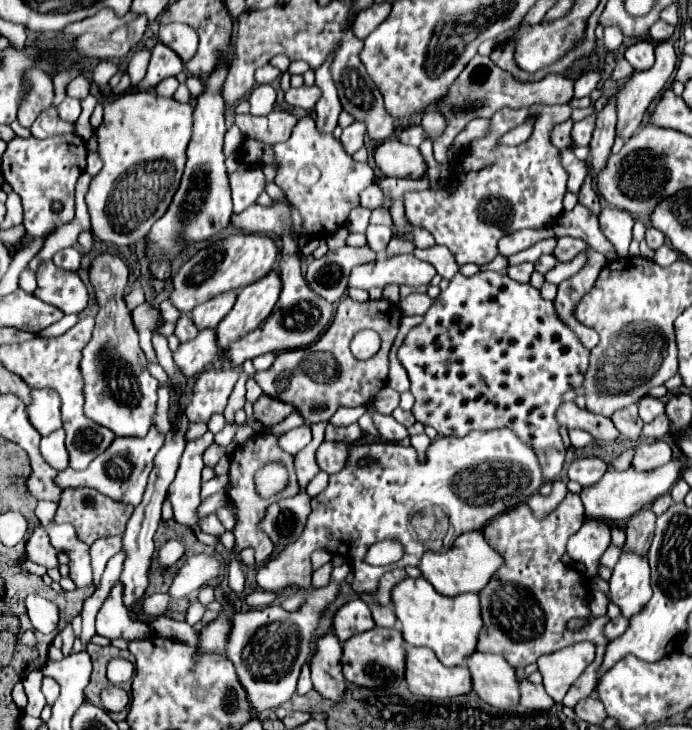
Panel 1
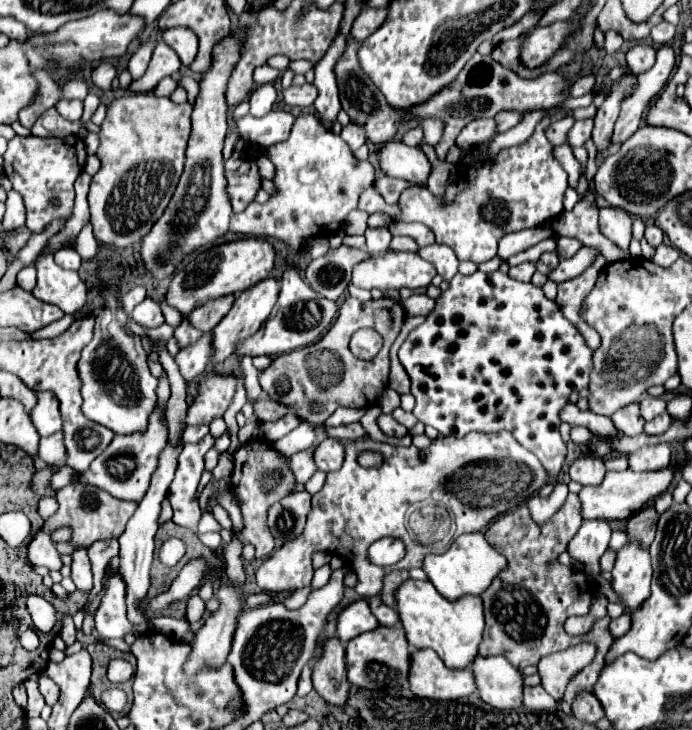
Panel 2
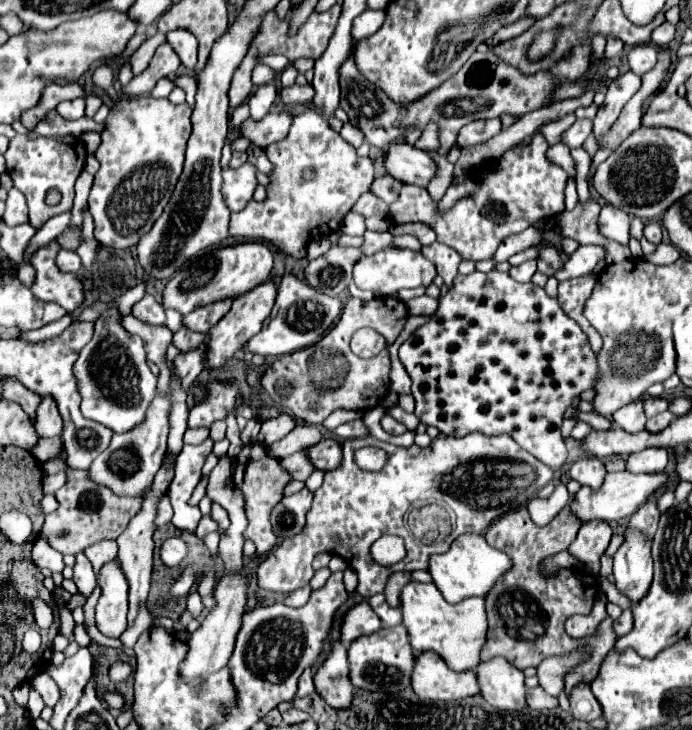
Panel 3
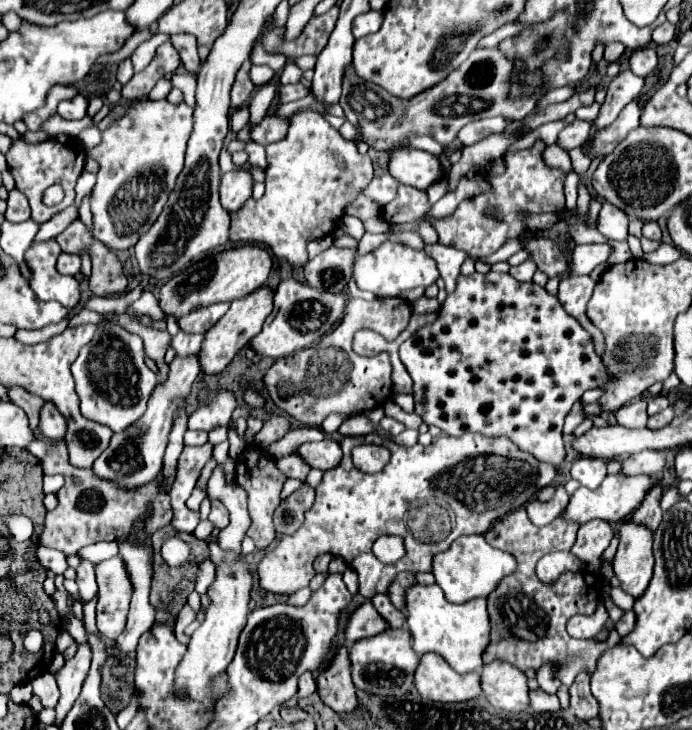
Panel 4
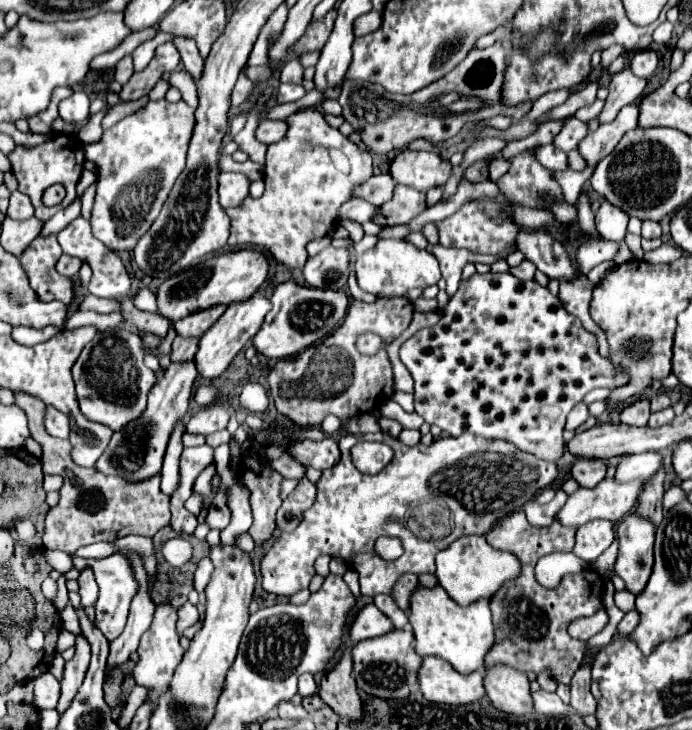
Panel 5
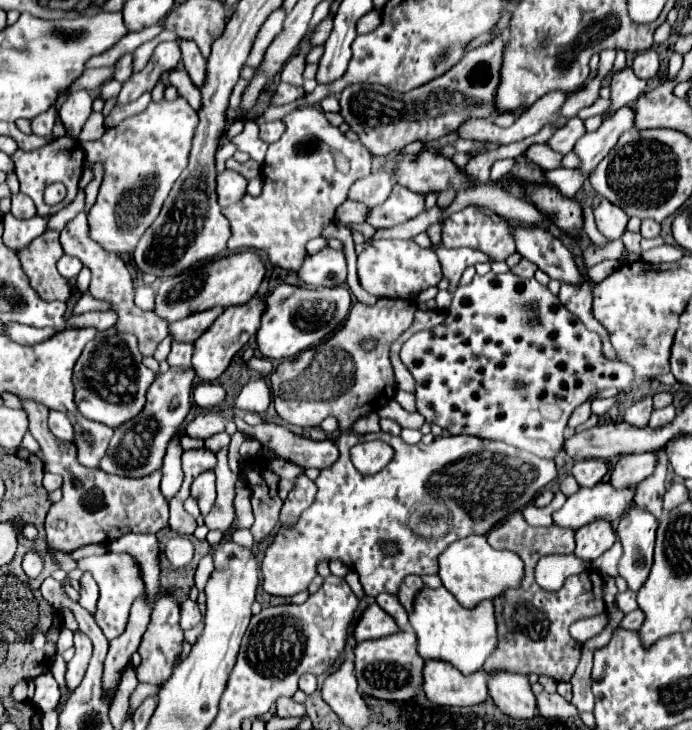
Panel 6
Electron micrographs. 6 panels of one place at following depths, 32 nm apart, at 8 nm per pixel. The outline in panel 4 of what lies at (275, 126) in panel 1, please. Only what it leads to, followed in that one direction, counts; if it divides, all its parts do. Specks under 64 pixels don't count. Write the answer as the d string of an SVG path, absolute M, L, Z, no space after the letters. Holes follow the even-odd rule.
M268 114L268 116L262 118L260 124L256 124L252 128L252 138L258 144L266 146L266 144L272 144L272 142L282 140L286 136L286 132L288 132L288 120L286 118L280 118L280 116Z

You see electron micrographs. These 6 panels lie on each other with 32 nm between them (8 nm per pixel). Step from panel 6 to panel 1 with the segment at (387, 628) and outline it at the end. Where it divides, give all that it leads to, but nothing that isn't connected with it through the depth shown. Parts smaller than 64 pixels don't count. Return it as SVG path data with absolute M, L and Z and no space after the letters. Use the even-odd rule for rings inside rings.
M360 598L344 604L334 616L334 630L342 642L370 628L374 628L374 620L372 620L368 604Z

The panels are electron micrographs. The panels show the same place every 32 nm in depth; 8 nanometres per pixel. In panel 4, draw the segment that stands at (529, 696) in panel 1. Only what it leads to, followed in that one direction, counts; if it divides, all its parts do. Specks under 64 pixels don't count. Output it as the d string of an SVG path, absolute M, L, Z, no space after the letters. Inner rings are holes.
M532 690L530 692L530 702L532 702L532 708L536 712L540 712L540 714L542 712L558 712L558 710L562 710L558 696L556 694L548 694L544 690Z

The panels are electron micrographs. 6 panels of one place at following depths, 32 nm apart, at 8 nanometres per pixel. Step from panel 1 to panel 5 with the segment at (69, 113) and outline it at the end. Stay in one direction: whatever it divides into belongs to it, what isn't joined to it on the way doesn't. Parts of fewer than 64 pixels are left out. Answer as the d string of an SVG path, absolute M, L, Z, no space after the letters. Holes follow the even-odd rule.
M84 90L72 92L66 100L60 102L58 106L60 118L68 124L80 124L90 116L90 96Z

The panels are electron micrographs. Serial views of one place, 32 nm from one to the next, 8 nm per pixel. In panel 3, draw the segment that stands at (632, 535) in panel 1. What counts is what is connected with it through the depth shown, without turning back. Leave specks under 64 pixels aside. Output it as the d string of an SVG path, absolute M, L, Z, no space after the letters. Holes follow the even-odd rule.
M652 496L650 500L644 502L644 506L638 508L638 512L632 514L628 526L638 528L638 530L644 530L644 532L650 536L650 540L652 540L652 538L654 538L654 532L656 532L656 528L658 528L660 516L662 516L662 514L660 514L660 510L658 510L656 496Z

